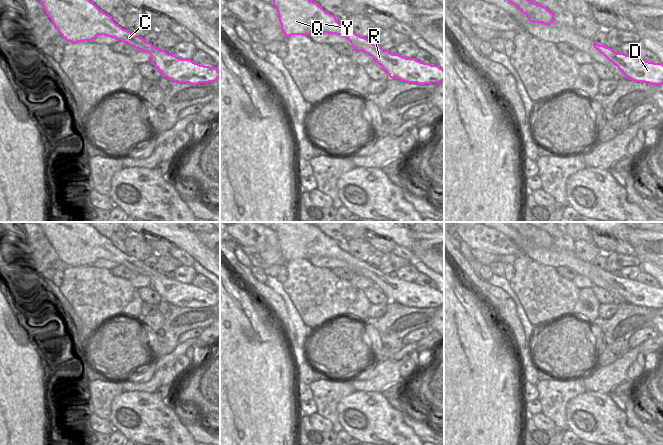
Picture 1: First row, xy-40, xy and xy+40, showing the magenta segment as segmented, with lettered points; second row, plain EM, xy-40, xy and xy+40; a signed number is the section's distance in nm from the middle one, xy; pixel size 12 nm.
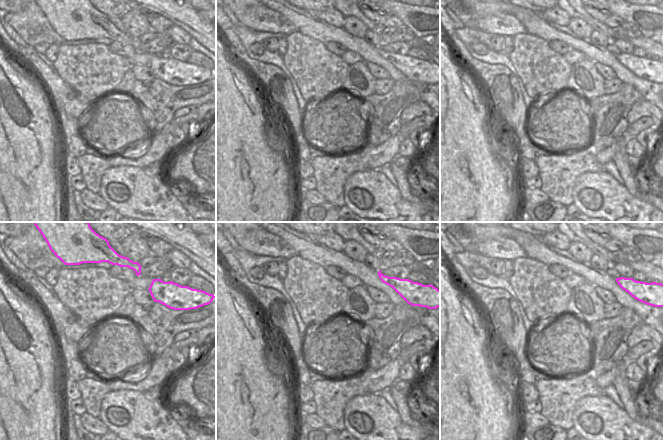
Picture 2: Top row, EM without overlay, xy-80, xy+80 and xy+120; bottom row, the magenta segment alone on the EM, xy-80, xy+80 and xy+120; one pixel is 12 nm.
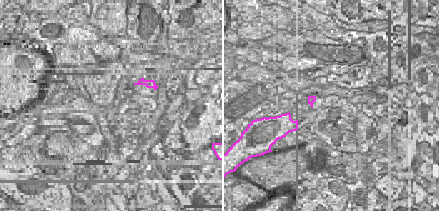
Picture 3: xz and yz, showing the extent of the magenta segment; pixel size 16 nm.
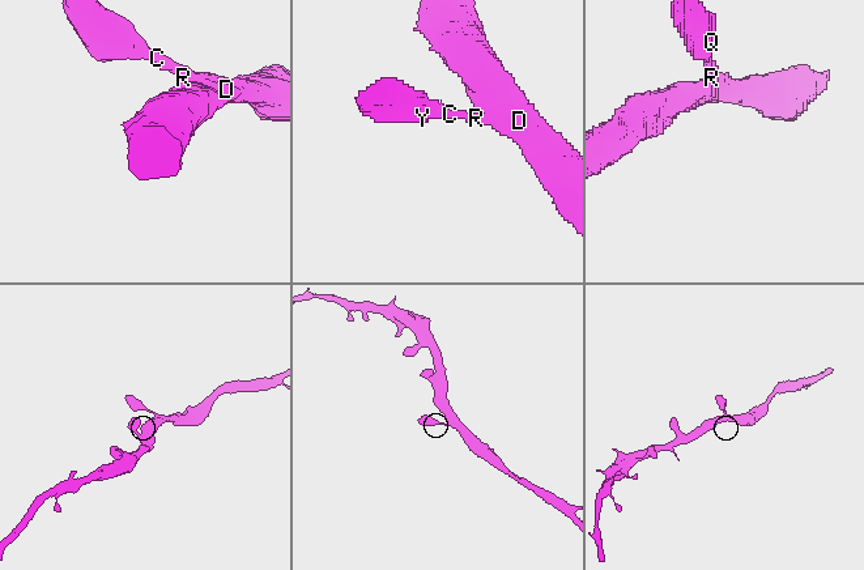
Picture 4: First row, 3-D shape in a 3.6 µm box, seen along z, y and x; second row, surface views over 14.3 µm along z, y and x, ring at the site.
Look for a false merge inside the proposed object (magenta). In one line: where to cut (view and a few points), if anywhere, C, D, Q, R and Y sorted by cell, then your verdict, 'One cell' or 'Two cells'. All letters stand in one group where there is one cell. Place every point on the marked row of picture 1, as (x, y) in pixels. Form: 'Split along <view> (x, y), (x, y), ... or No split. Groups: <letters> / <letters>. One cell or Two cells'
No split. Groups: C D Q R Y. One cell.

